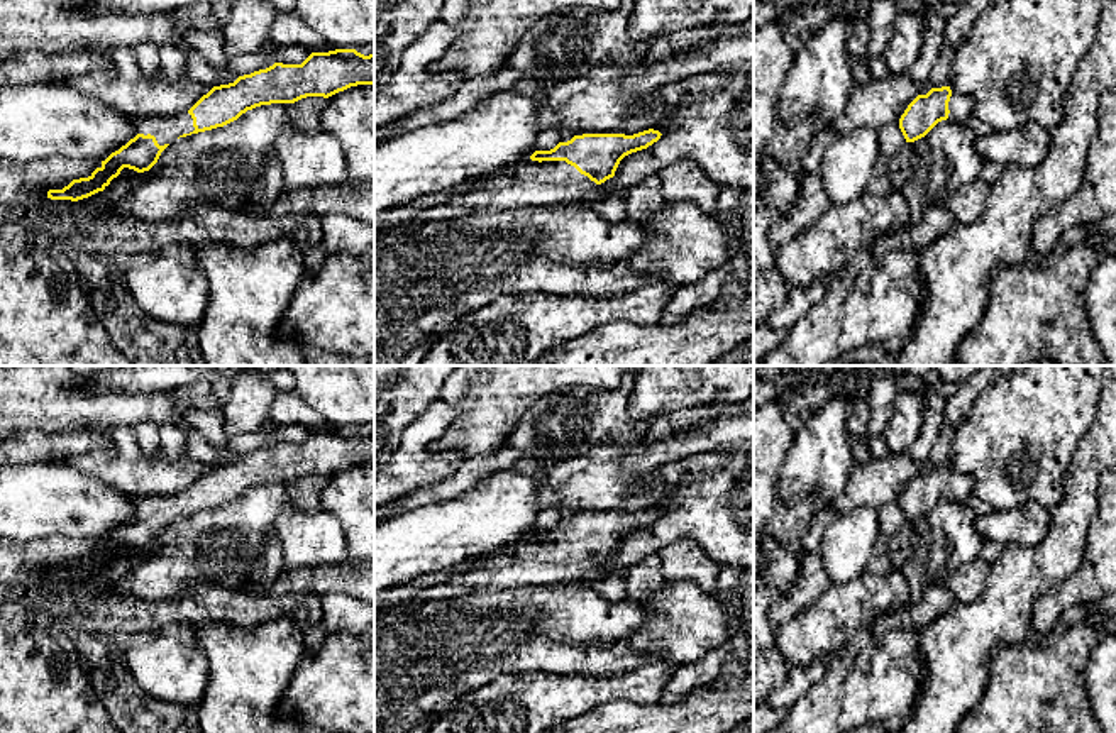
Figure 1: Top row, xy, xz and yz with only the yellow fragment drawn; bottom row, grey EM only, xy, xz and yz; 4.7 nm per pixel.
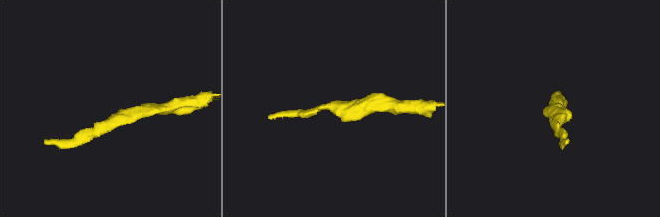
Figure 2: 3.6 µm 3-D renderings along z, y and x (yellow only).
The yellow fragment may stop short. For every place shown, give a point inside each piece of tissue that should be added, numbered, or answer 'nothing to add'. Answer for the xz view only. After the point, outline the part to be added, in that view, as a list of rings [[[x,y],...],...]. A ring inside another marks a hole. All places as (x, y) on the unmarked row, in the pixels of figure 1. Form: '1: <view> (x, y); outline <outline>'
1: xz (551, 562); outline [[[530,540],[510,554],[483,557],[449,581],[423,587],[413,603],[449,599],[476,589],[583,584],[613,576],[566,540]]]

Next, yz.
1: yz (961, 484); outline [[[952,471],[948,489],[950,493],[947,499],[965,503],[974,493],[974,479],[965,472]]]

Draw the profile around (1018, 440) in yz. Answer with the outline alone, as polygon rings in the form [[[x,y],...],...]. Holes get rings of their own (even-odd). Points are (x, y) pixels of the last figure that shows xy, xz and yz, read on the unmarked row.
[[[1021,366],[991,384],[955,427],[950,469],[974,479],[974,494],[1008,511],[1036,499],[1052,510],[1064,499],[1064,476],[1089,430],[1109,366]]]

